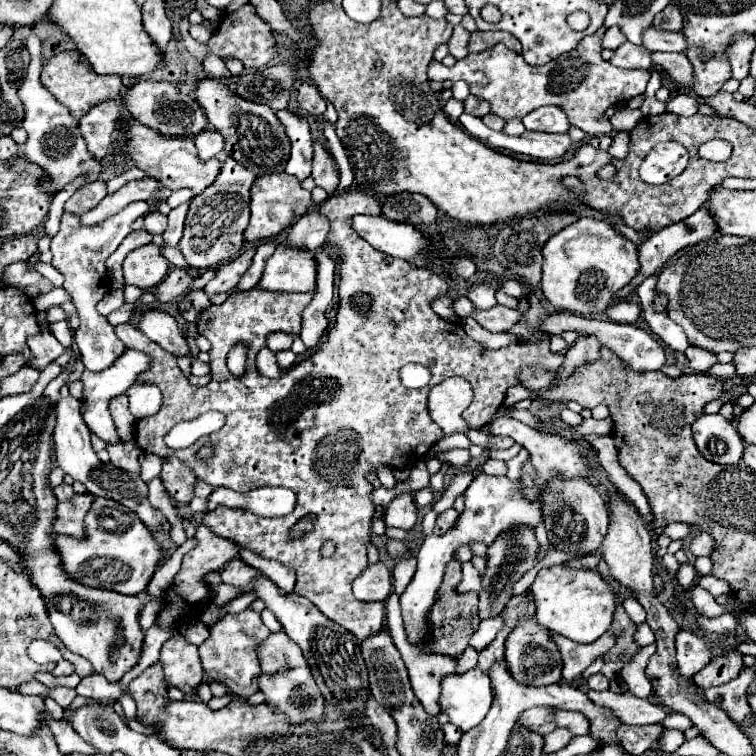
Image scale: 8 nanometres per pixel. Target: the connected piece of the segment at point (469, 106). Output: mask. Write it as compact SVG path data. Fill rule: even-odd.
M468 96L468 100L464 102L466 106L466 114L472 114L472 116L486 116L488 114L488 102L476 98L476 96Z

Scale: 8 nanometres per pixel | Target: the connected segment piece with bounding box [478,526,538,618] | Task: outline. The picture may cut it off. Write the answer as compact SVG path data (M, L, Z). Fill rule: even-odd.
M516 526L506 532L502 532L492 546L488 546L488 568L482 578L482 592L480 592L480 618L490 618L502 612L502 608L512 598L512 586L514 582L528 572L528 568L534 566L538 542L534 538L534 532L526 526Z

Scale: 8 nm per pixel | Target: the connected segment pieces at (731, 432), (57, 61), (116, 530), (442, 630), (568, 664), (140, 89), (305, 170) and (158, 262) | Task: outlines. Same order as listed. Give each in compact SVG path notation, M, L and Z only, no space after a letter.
M702 414L692 424L692 434L698 452L716 464L736 464L744 450L744 440L738 436L732 422L720 414Z
M60 52L56 56L52 56L48 60L48 64L42 70L42 80L44 88L48 88L48 92L52 92L52 96L56 96L56 100L60 100L60 104L64 104L72 116L76 116L76 120L80 120L90 108L94 108L96 104L102 104L104 100L116 100L122 88L122 78L120 76L100 76L92 70L92 66L88 62L84 62L80 52Z
M94 498L92 508L84 518L84 538L74 540L72 536L54 536L56 552L64 564L64 572L72 580L92 588L106 588L120 594L142 592L160 560L160 546L152 538L146 524L130 510L124 510L120 502L108 498Z
M452 560L446 568L446 576L442 580L440 594L438 594L436 604L434 604L434 612L430 612L430 620L432 620L432 628L434 628L434 636L436 636L436 646L430 652L454 656L454 658L466 650L470 636L476 632L476 628L480 624L480 618L476 616L478 594L476 592L458 592L460 578L462 578L460 562Z
M550 632L550 636L562 654L562 664L564 664L562 680L564 682L576 680L596 658L606 654L614 646L614 640L616 640L616 636L604 634L594 644L578 644L578 642L572 642L564 636L556 636L552 632Z
M140 80L122 96L122 104L132 118L138 118L140 124L158 130L164 136L196 136L206 128L206 116L202 108L188 94L182 94L172 82Z
M288 108L276 112L276 116L292 142L292 152L290 152L290 160L286 164L286 174L292 174L298 180L304 180L310 176L312 142L314 142L312 134L310 134L308 118L304 114L292 112Z
M156 244L132 250L124 260L124 280L140 288L154 288L168 274L170 264Z

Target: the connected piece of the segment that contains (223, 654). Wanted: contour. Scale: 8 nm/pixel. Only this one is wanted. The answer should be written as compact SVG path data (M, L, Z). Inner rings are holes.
M246 610L240 614L224 614L216 624L210 626L210 636L198 646L200 662L204 670L212 670L212 680L226 686L240 686L244 696L258 692L260 660L258 646L270 636L270 630L260 620L260 614ZM252 688L252 690L250 690Z

